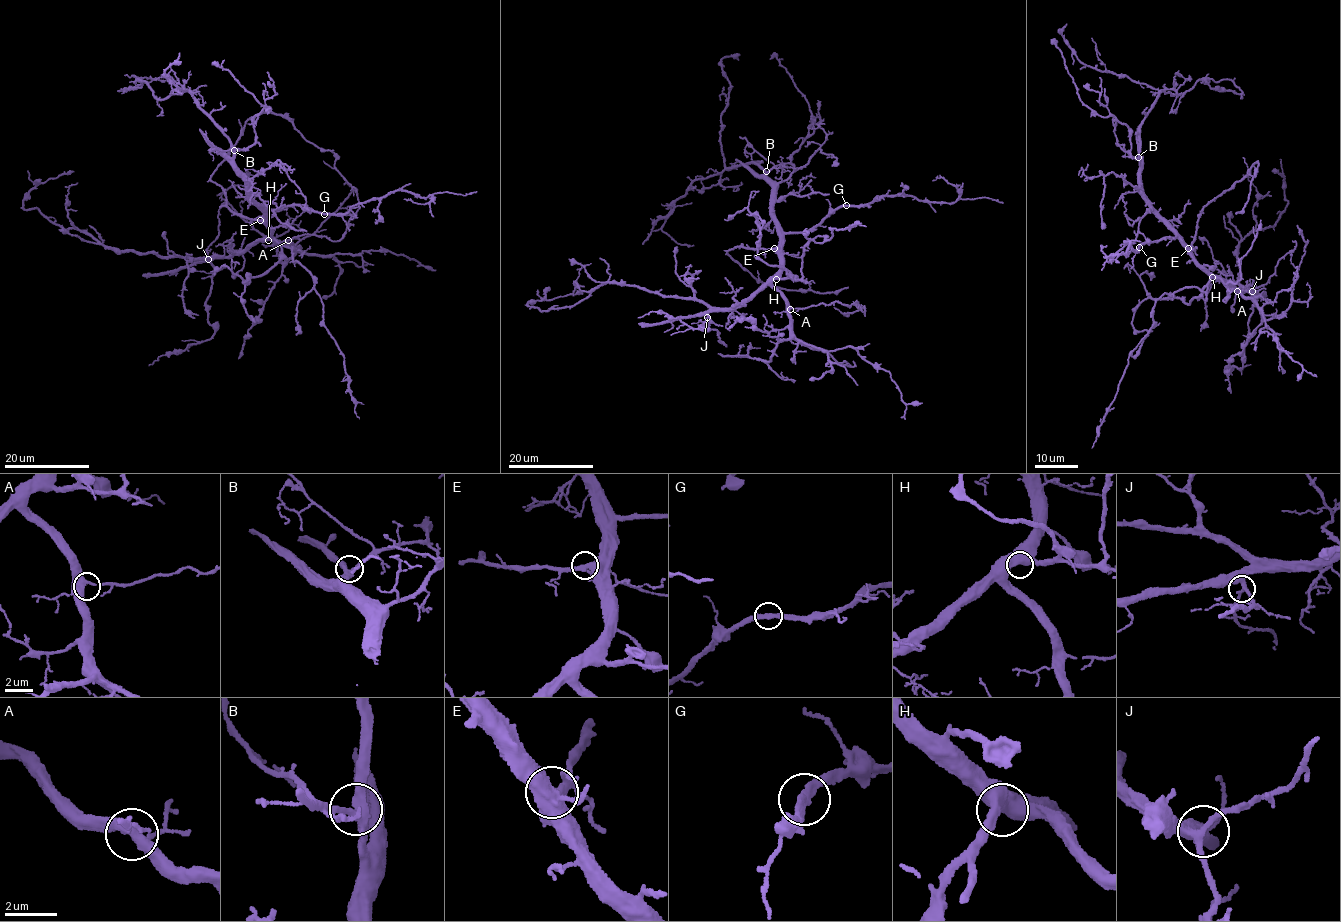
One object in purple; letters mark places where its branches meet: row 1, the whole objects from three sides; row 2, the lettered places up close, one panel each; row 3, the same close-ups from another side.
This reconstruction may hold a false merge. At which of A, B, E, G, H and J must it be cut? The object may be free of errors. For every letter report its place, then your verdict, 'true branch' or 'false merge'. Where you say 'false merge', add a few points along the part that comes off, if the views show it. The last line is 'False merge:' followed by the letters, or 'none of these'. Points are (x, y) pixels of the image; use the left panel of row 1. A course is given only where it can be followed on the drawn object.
A: (288, 240) | true branch
B: (234, 150) | true branch
E: (260, 220) | true branch
G: (324, 214) | true branch
H: (268, 240) | true branch
J: (208, 259) | true branch
False merge: none of these

